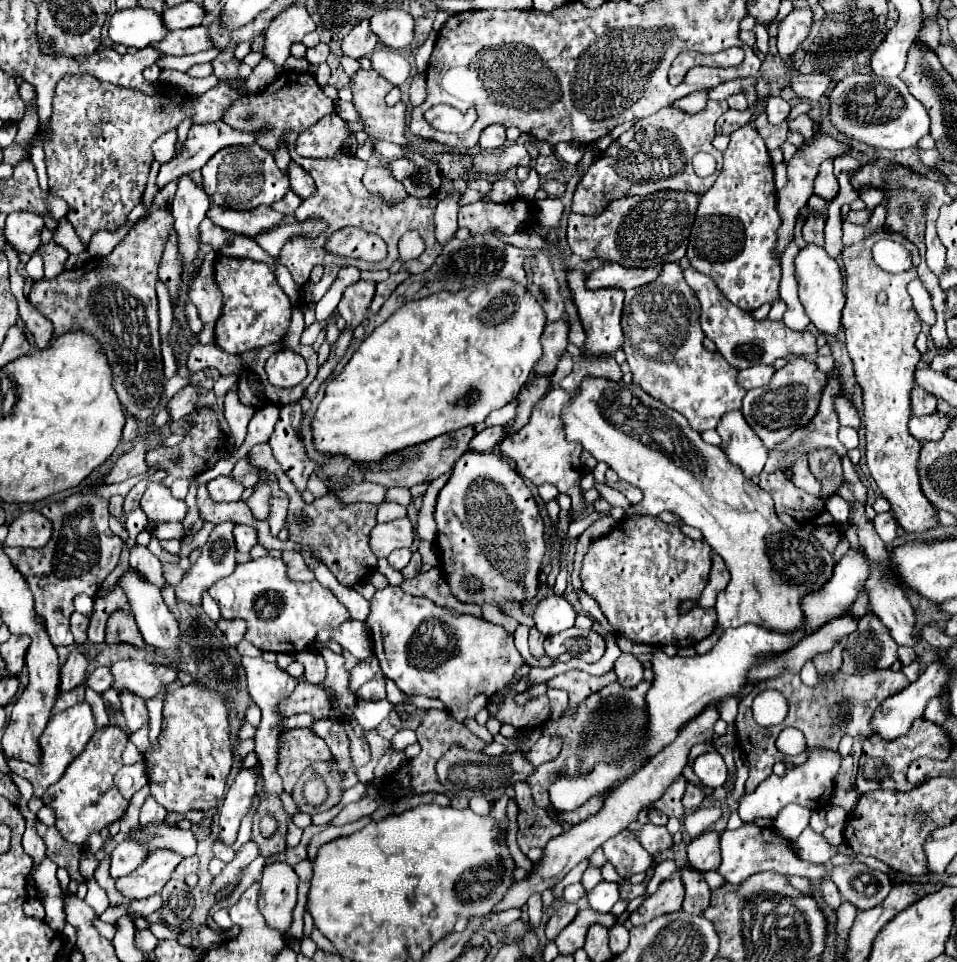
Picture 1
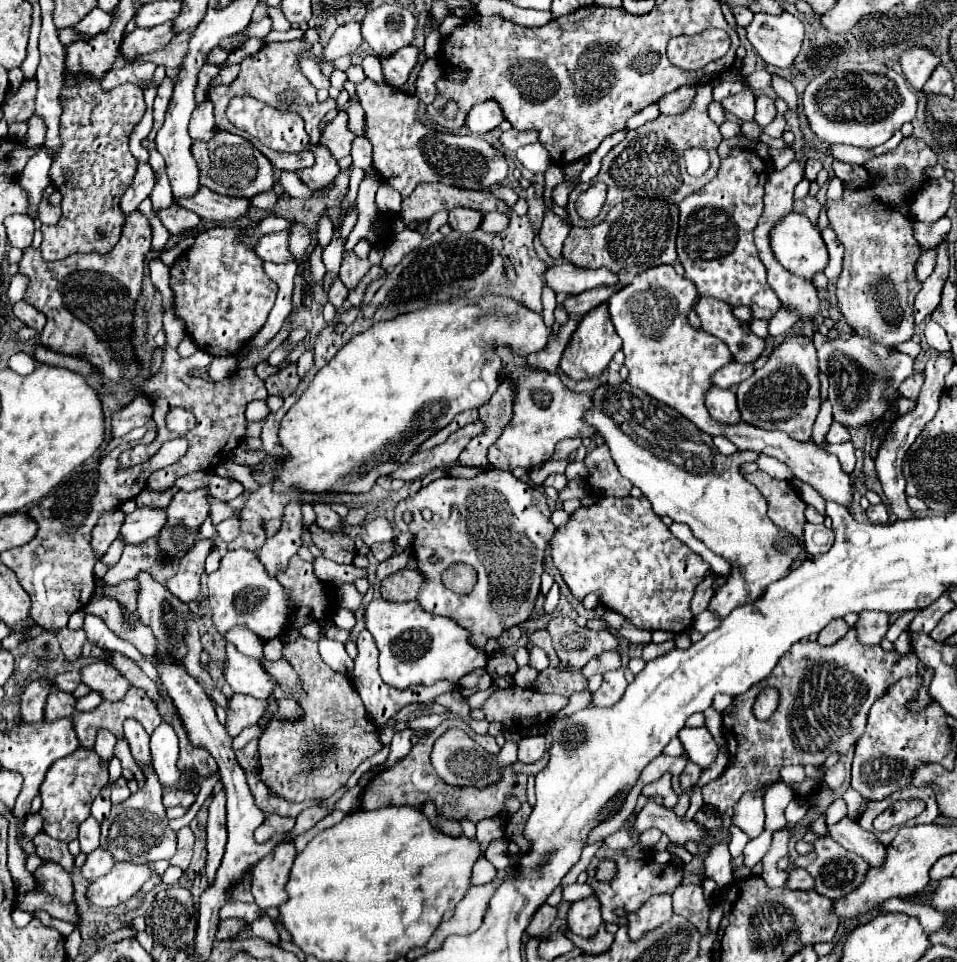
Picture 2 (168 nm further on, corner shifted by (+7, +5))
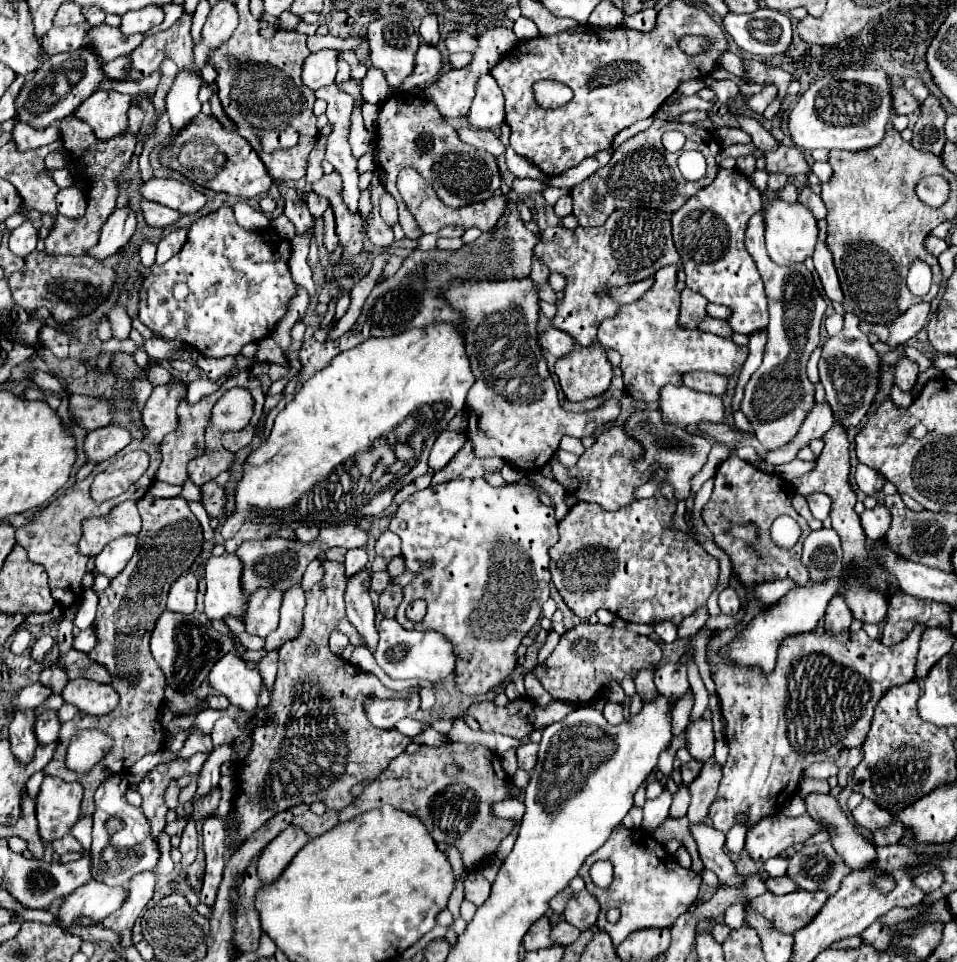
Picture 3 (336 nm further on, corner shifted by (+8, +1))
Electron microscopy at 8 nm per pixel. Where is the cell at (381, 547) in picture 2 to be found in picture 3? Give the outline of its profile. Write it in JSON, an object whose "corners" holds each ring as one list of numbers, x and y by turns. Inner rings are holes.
{"corners":[[384,531,376,541,376,555,382,555,384,559,400,555,400,537,392,531]]}

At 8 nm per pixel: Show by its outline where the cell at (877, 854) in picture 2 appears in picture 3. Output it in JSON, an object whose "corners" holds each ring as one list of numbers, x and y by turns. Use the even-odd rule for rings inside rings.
{"corners":[[776,813,772,817,764,817,764,821,746,833,746,851,750,859,766,861,794,843,804,843,818,831,824,831,824,827,812,821,808,815,792,819,784,813]]}

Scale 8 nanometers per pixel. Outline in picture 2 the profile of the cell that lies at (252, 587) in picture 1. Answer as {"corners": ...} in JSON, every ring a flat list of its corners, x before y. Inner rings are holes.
{"corners":[[249,549,227,551,227,555,221,559,219,569,209,575,207,587,213,621,223,637,235,625,245,625,263,641,277,639,291,629,291,613,295,611,291,607,291,597,275,577,269,577,269,573,265,573,265,567,261,565,257,553]]}

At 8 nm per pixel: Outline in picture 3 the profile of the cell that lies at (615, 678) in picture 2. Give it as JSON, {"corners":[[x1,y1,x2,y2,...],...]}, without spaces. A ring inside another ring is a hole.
{"corners":[[606,703,602,713,610,725,618,725,620,721,624,721,624,709,620,703]]}

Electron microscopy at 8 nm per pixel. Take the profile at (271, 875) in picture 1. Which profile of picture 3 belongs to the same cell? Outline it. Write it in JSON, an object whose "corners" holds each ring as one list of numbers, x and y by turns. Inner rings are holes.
{"corners":[[288,825,284,831,280,831,280,835,276,835,260,855,258,875,262,883,268,885,268,881,280,877,284,867,292,861,296,851,300,851,308,839,310,835,304,833,304,829,300,829,298,825]]}

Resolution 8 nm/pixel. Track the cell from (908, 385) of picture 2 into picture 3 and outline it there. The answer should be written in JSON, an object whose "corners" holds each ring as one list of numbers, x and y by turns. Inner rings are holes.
{"corners":[[902,355,902,359,896,363,896,369,894,369,894,381,904,391,908,391,916,385,916,379,918,379,918,363,914,363]]}

